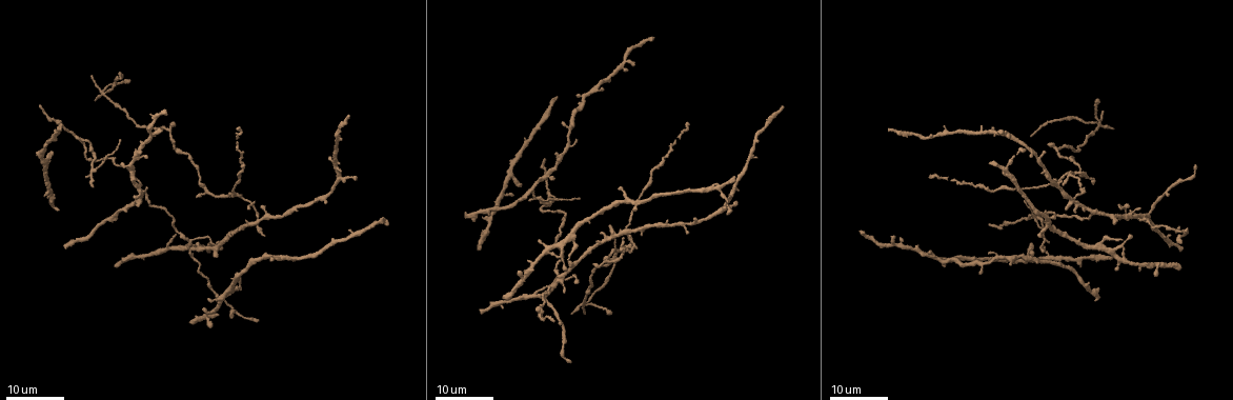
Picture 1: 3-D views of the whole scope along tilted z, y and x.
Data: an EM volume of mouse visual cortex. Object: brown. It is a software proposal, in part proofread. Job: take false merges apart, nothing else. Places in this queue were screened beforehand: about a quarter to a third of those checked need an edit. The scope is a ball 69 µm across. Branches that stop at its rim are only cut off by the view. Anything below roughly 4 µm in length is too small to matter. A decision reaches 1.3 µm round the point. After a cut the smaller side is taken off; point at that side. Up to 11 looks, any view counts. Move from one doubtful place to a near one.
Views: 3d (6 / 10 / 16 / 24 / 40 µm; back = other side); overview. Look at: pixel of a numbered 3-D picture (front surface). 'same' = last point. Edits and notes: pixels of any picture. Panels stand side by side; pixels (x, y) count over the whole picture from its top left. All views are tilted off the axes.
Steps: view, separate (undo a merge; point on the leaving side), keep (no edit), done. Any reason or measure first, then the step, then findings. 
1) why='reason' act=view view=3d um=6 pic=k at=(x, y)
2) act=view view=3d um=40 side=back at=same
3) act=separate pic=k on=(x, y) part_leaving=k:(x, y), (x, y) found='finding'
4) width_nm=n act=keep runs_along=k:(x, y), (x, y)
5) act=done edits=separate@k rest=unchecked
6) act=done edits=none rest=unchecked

why='looks like a crossing' act=view view=3d um=16 pic=1 at=(1097, 123)

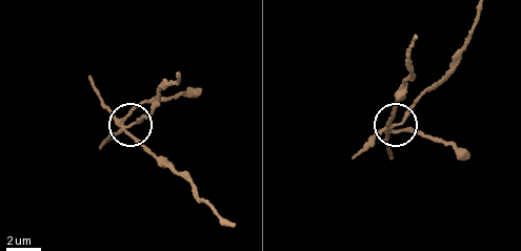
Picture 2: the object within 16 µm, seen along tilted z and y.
act=view view=3d um=6 pic=2 at=(125, 129)

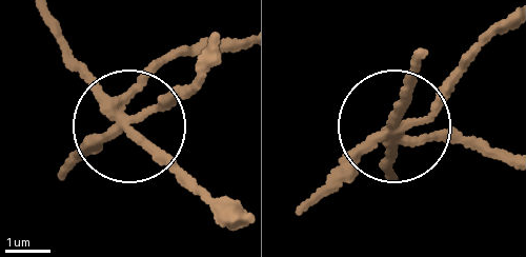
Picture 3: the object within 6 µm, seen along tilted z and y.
side_arm_um=6 act=separate pic=3 on=(84, 146) part_leaving=3:(123, 124), (166, 110), (206, 60) found='a second cell is stuck on'

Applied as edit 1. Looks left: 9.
why='see it whole again' act=view view=overview

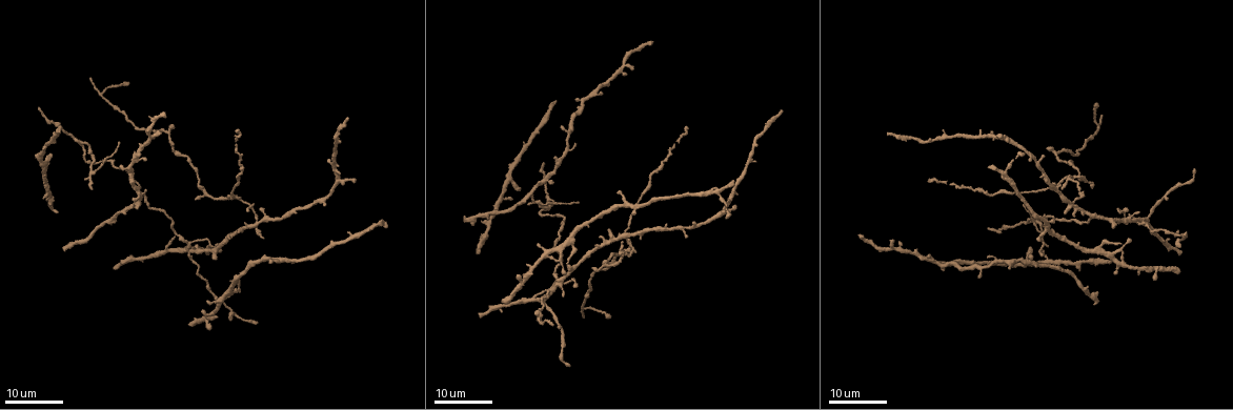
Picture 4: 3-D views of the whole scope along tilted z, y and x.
why='branch point' act=view view=3d um=24 pic=4 at=(1148, 218)

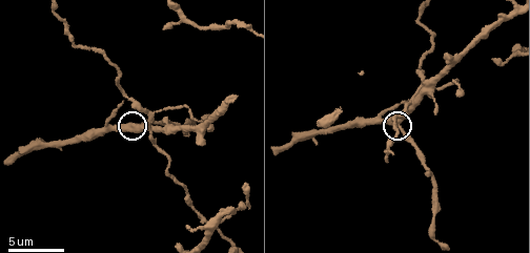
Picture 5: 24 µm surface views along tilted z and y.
why='closer look' act=view view=3d um=6 at=same

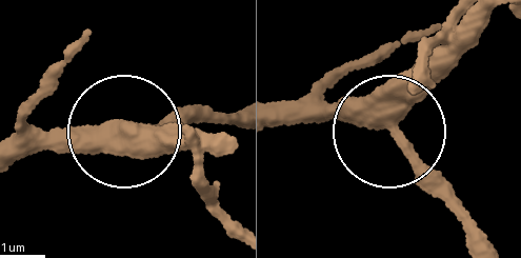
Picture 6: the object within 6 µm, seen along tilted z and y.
act=keep runs_along=6:(187, 132), (20, 131) found='all the same cell'

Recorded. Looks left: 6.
why='arms part here' act=view view=3d um=16 pic=5 at=(152, 114)

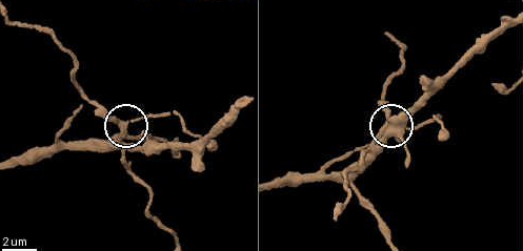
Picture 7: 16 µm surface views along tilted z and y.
side_arm_um=7 act=keep runs_along=7:(105, 111), (122, 124), (175, 109) found='all the same cell'

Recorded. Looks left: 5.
act=view view=3d um=16 pic=4 at=(524, 200)

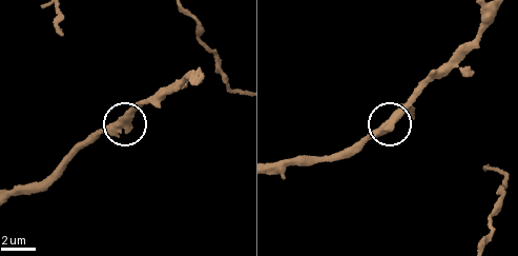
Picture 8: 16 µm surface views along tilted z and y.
act=view view=3d um=6 pic=8 at=(126, 124)

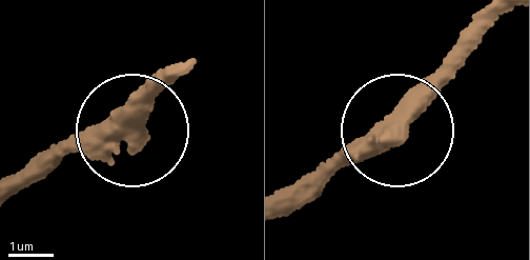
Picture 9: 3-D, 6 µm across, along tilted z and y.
why='from behind' act=view view=3d um=6 side=back pic=9 at=(137, 131)

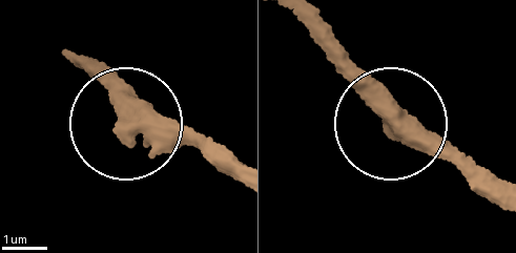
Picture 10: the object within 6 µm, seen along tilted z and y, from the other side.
width_nm=470 act=keep found='continuous, no second cell'

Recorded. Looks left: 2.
why='thin arm on a thick one' act=view view=3d um=24 pic=4 at=(93, 171)

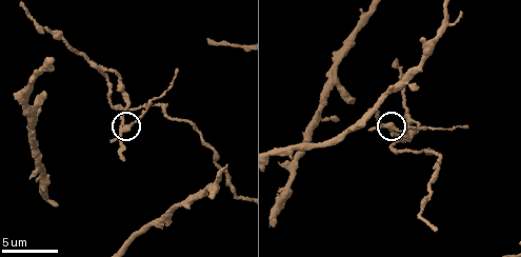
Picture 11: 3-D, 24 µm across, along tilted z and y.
act=view view=3d um=6 pic=11 at=(126, 126)

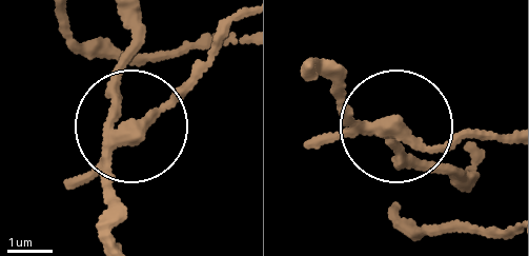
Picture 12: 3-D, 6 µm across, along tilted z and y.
side_arm_um=8 act=separate pic=12 on=(162, 104) part_leaving=12:(115, 149), (187, 90), (238, 17) found='two cells meet here'

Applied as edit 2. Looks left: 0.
act=done edits=separate@3,separate@12 rest=unchecked

